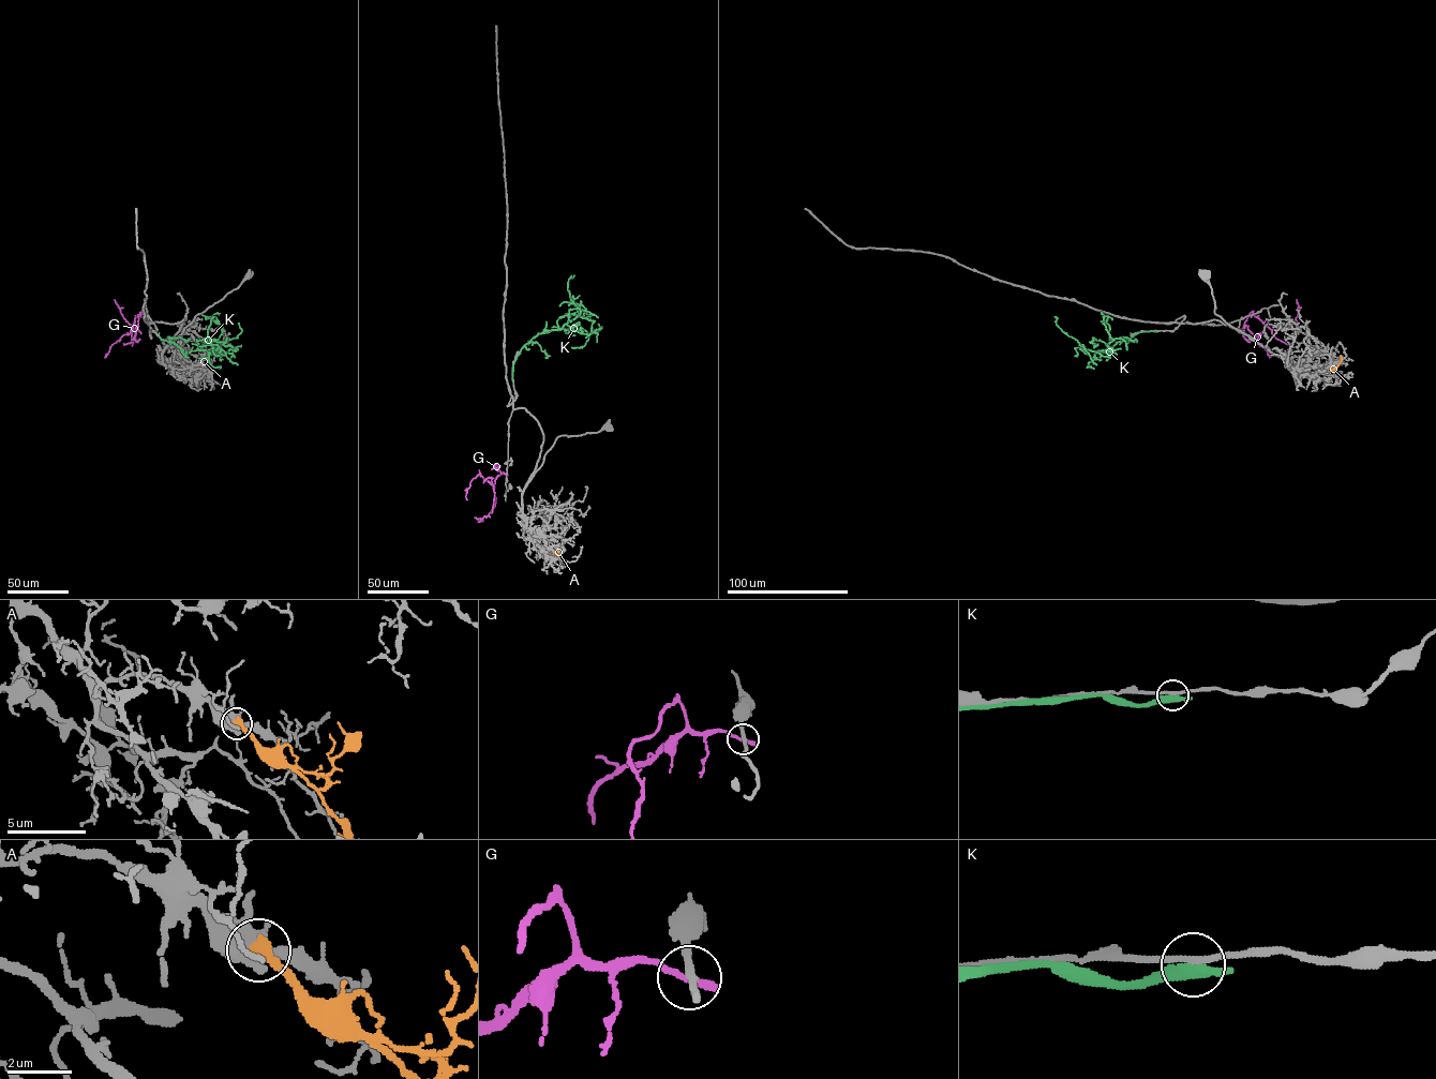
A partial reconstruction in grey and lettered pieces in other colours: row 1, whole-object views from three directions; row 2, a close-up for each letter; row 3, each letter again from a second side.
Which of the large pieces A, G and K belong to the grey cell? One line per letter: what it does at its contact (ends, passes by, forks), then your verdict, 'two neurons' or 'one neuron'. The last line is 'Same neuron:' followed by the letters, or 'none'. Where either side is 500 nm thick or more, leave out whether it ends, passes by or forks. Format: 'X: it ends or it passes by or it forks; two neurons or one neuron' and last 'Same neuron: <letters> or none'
A: it ends; two neurons
G: it ends; two neurons
K: two neurons
Same neuron: none

